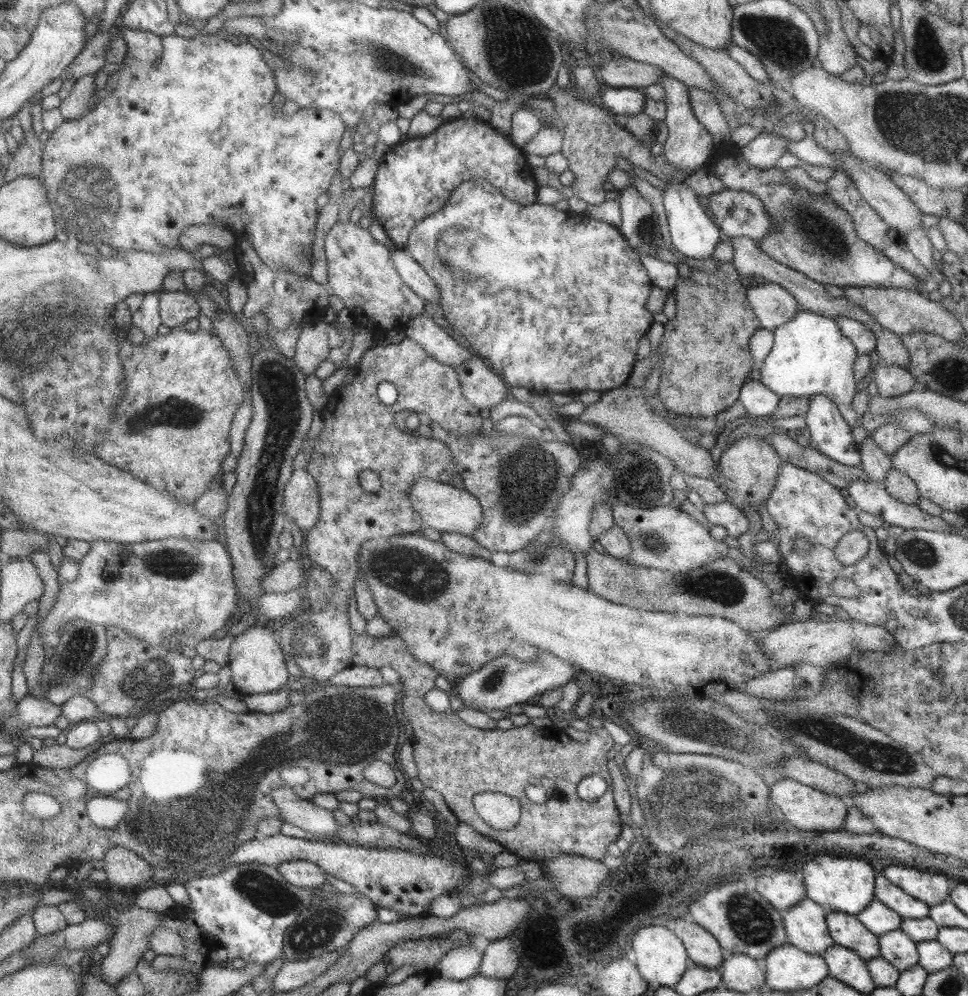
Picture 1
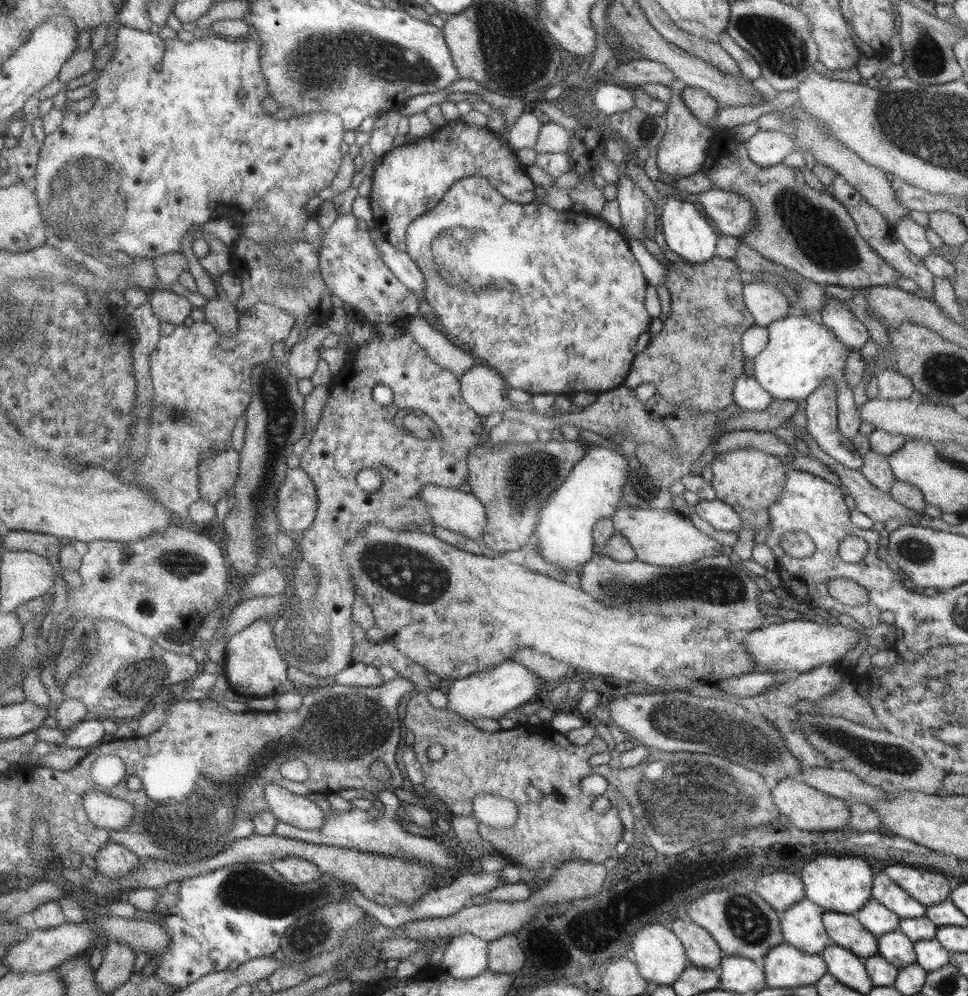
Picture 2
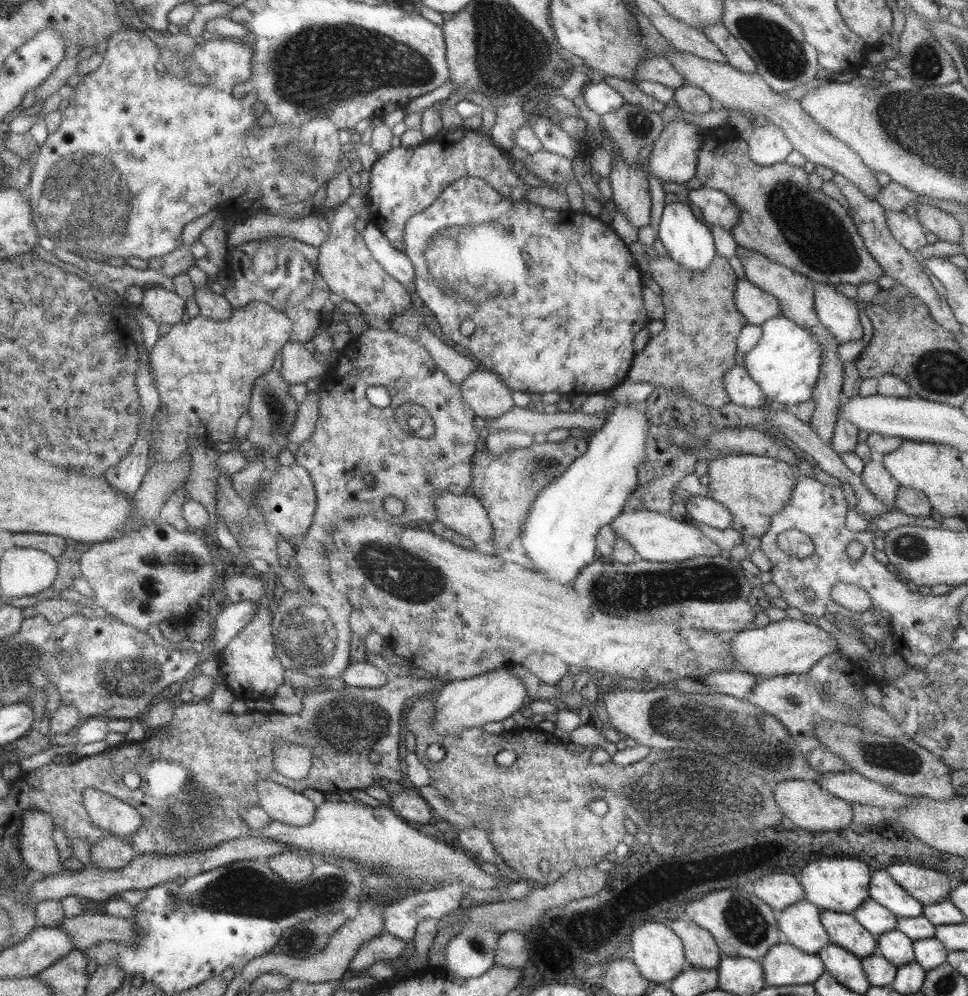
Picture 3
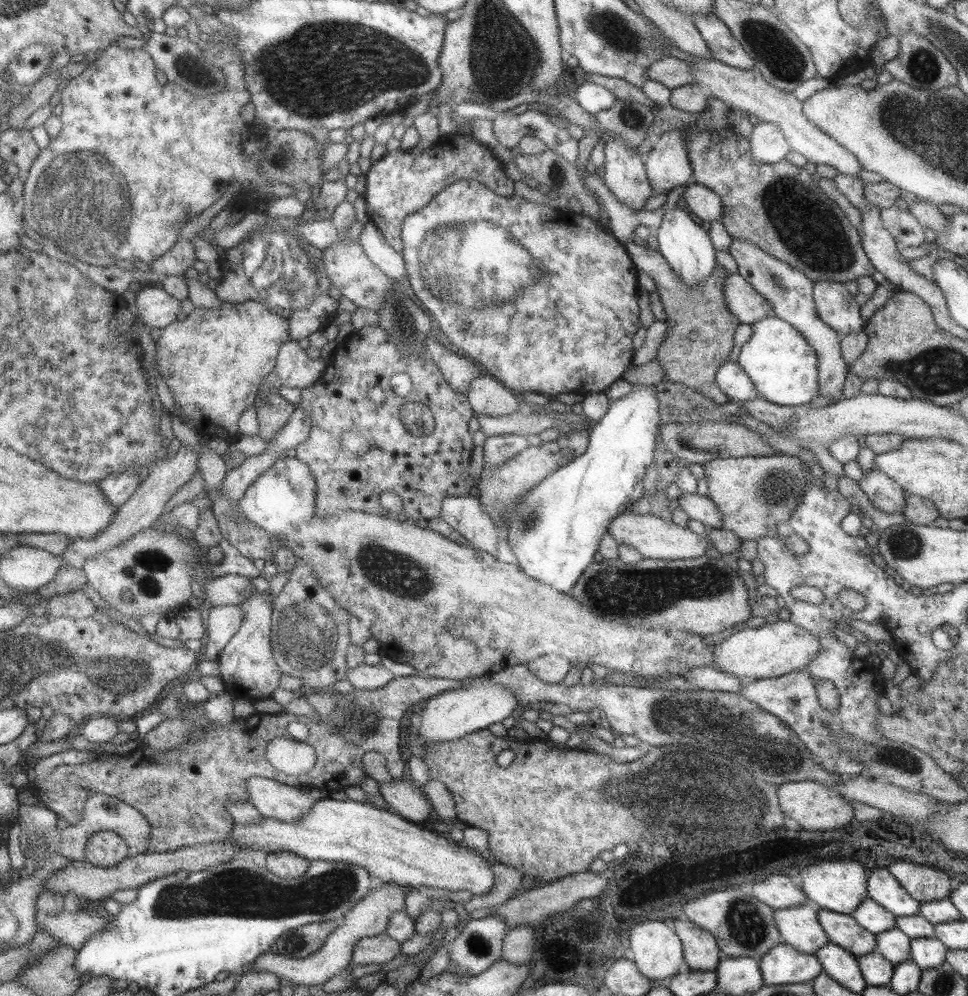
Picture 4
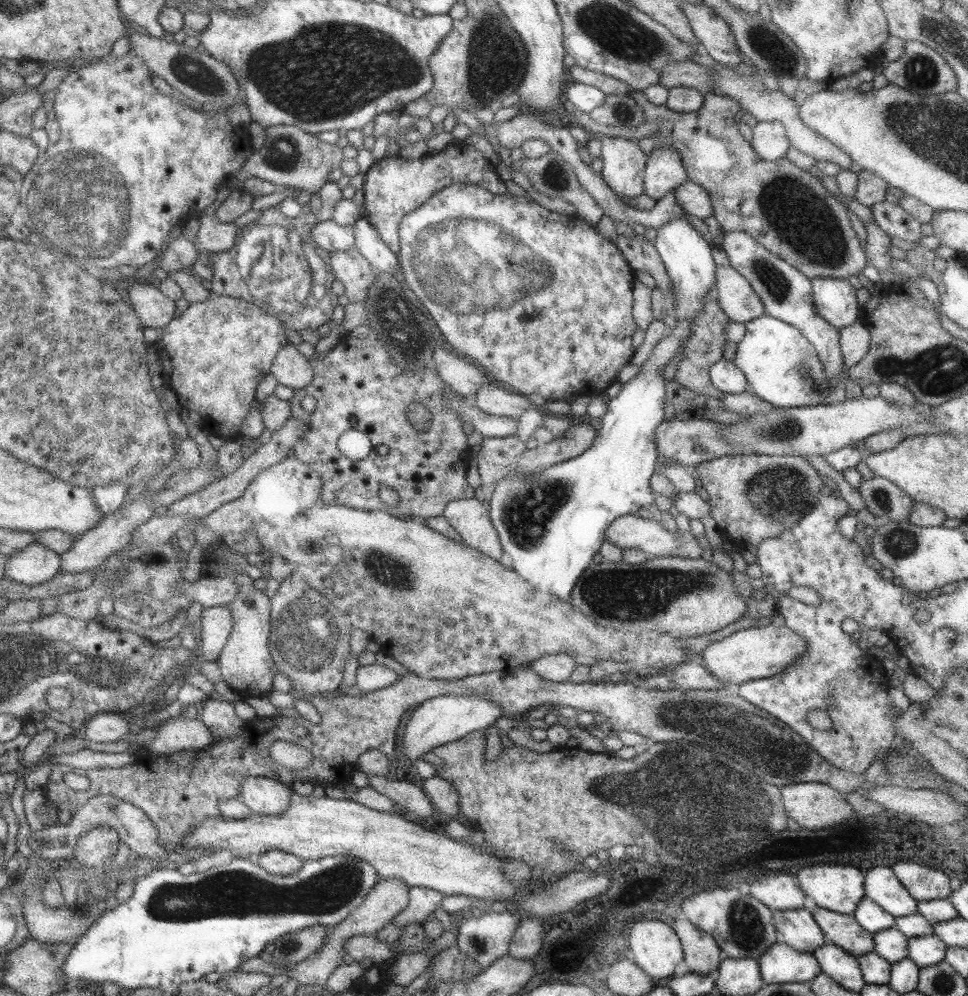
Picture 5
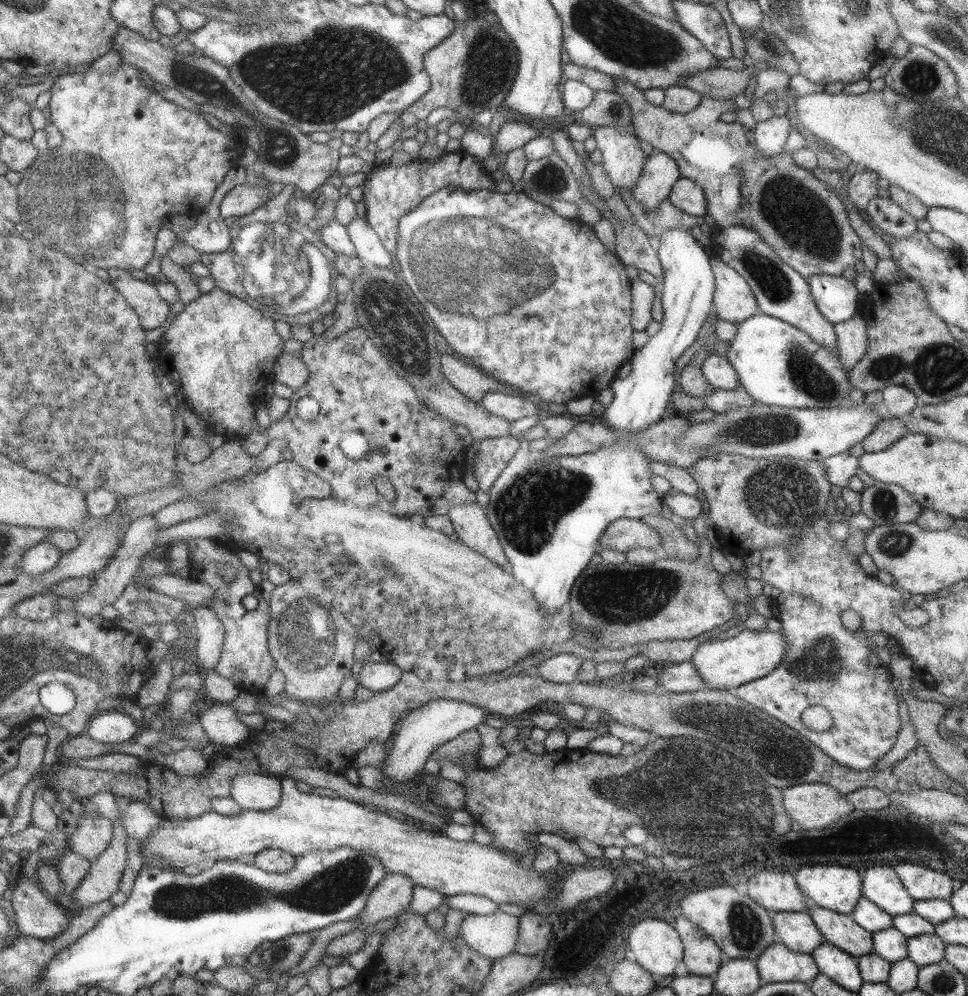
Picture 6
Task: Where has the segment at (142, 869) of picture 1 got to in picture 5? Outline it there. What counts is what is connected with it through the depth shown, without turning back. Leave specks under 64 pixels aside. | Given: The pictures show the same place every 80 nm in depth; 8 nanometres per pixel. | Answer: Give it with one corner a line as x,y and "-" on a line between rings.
107,825
94,826
80,837
73,848
74,860
93,869
108,861
119,846
118,834

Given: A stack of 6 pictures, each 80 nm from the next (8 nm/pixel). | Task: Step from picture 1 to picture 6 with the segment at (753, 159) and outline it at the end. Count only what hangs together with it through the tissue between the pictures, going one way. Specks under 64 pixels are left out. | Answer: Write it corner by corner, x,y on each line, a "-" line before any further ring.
785,115
771,116
763,122
756,123
751,130
755,140
754,146
761,155
767,158
781,154
791,129

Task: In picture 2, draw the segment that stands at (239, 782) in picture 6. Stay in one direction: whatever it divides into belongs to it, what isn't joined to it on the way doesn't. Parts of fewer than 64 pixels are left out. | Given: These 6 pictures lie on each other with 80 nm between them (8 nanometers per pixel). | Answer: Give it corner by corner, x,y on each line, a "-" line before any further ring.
271,783
265,785
262,791
268,811
273,813
278,822
303,830
316,829
322,825
325,812
306,796

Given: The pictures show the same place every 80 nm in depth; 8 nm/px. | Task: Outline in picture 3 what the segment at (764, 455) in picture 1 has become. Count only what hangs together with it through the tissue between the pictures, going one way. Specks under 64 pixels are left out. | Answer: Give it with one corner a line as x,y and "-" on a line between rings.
731,454
707,463
708,497
728,509
730,527
743,539
760,538
769,530
771,517
789,502
796,475
786,462
755,454

